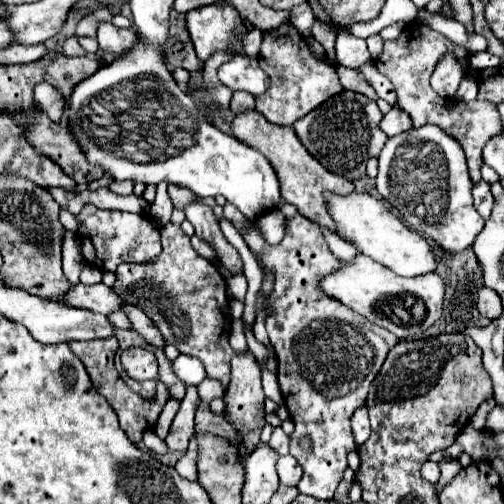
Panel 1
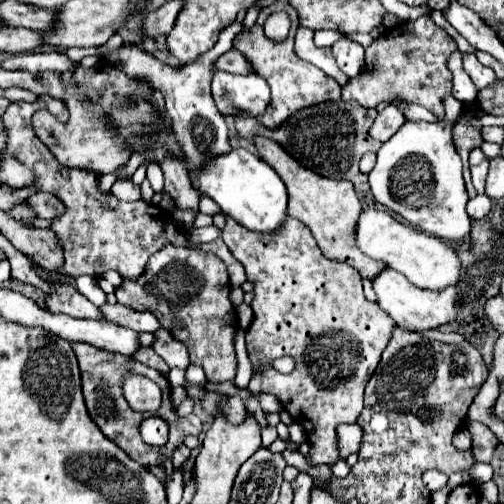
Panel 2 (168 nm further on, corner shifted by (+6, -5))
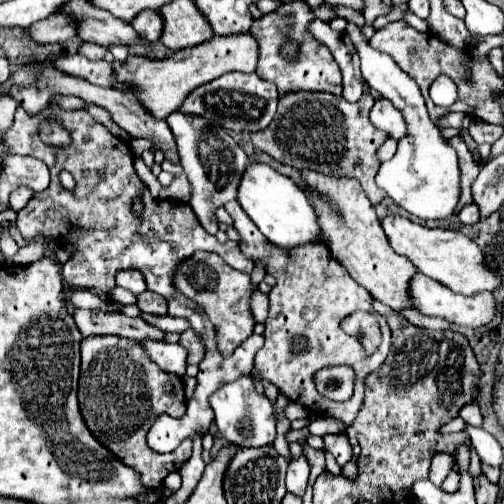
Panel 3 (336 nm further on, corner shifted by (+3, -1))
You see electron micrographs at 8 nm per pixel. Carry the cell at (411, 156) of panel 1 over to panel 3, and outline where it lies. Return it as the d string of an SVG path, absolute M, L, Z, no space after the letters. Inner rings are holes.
M347 21L345 33L349 35L351 43L357 49L357 55L361 59L361 75L365 83L379 91L383 97L387 97L405 117L407 121L407 137L399 141L397 153L391 161L381 163L381 169L377 173L377 185L387 191L387 195L405 211L419 219L447 219L453 215L453 209L459 201L459 167L457 167L457 153L451 145L447 145L447 139L441 137L441 129L433 125L429 119L429 113L425 109L423 95L415 81L403 73L395 61L375 51L369 45L369 39L363 35L363 27Z

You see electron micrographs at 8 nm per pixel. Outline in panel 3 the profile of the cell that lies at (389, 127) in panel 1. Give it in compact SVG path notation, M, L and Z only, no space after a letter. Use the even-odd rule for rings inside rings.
M385 97L375 99L375 105L371 109L371 123L377 129L383 129L389 133L389 137L393 139L403 139L407 133L407 123L403 119L403 115L399 113L399 109L395 109L391 105L391 101L387 101Z

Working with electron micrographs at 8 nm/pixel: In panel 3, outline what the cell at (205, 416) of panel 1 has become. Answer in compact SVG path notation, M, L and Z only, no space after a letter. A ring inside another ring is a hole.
M117 335L83 337L79 409L91 435L119 457L119 461L139 471L141 481L147 487L157 487L169 473L179 471L179 467L191 457L191 439L185 439L167 455L159 455L147 447L145 437L153 425L153 415L157 417L159 413L167 413L169 417L183 417L185 385L177 375L161 371L137 341Z

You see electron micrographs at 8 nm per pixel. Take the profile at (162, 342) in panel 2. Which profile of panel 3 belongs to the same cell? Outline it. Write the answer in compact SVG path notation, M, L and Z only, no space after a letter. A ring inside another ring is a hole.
M193 329L181 333L179 345L183 345L189 351L189 359L187 359L189 363L199 365L199 361L203 361L203 343L199 341L199 335Z

